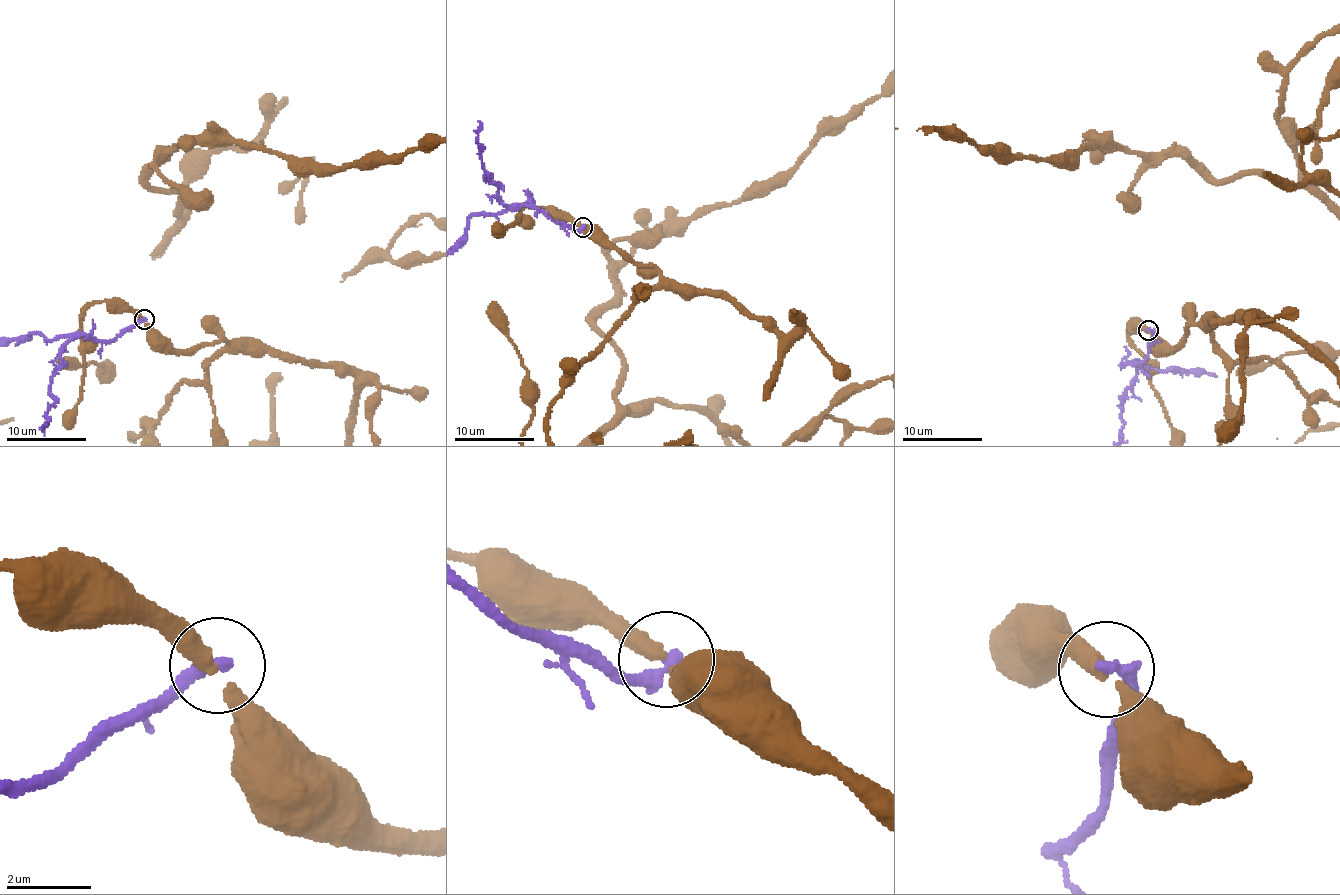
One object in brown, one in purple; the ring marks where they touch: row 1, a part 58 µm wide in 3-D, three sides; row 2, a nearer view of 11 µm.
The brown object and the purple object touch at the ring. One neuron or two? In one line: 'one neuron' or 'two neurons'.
two neurons

